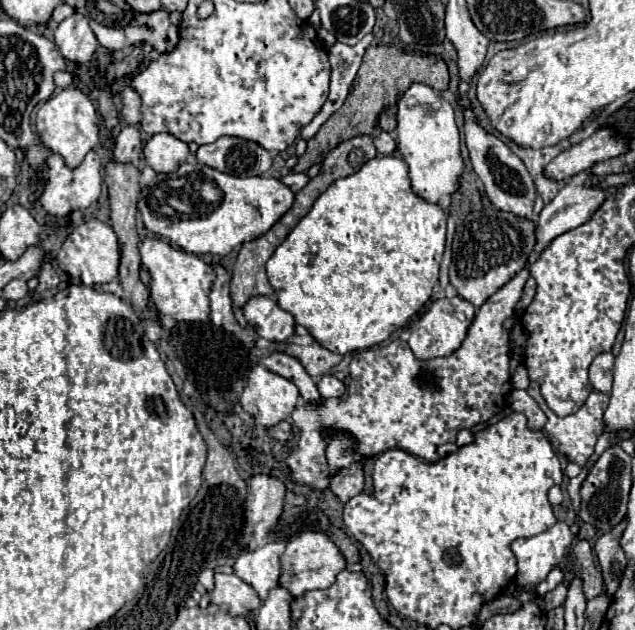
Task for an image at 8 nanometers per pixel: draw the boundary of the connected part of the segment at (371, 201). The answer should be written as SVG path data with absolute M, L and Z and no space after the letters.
M376 156L368 160L356 174L336 180L334 184L328 186L326 192L320 194L312 210L296 224L296 228L286 236L286 240L270 256L270 260L266 262L266 272L268 272L268 282L274 288L278 306L290 312L296 318L296 322L304 326L312 334L312 338L320 342L324 348L336 354L348 354L348 352L382 344L386 338L390 338L390 334L400 330L410 320L410 316L414 316L426 304L426 300L430 300L432 288L438 282L438 268L444 254L444 244L446 244L446 216L442 208L438 204L428 204L422 198L414 196L410 188L410 178L408 178L408 166L400 156Z

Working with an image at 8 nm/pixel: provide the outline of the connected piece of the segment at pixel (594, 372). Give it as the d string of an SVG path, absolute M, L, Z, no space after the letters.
M604 352L598 354L590 364L590 384L600 392L612 390L612 368L614 368L614 354Z

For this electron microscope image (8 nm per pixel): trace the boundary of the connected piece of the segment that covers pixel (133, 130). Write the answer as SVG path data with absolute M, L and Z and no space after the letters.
M124 126L114 142L114 160L122 164L138 164L142 154L142 138L136 126Z

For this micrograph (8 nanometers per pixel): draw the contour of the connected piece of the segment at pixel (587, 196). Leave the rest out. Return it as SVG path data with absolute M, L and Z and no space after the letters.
M580 172L580 174L574 176L572 182L568 182L558 192L558 196L550 204L544 206L544 210L540 212L540 216L536 220L536 238L538 238L538 242L536 242L536 250L528 258L530 264L540 256L544 246L548 246L552 242L552 238L556 238L556 236L568 232L568 230L580 226L580 222L588 222L588 214L592 214L592 210L596 210L596 206L600 206L600 202L604 202L608 192L602 190L602 188L590 188L592 182L594 182L594 178L588 172Z

